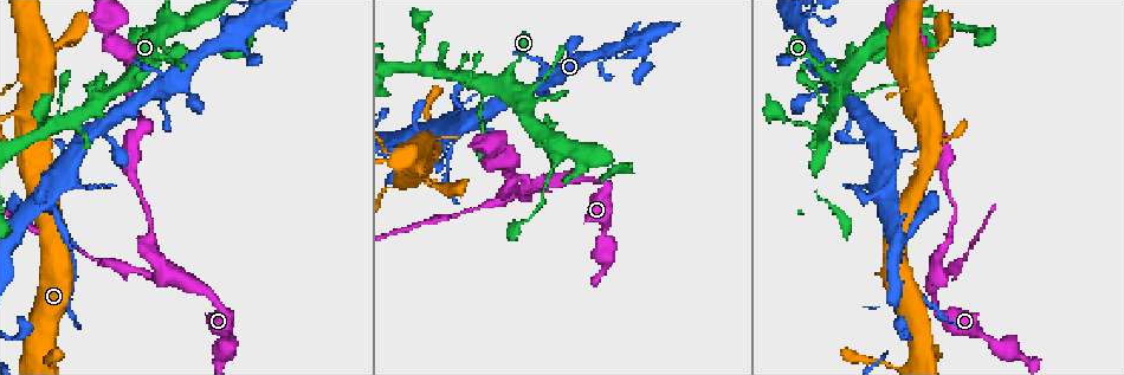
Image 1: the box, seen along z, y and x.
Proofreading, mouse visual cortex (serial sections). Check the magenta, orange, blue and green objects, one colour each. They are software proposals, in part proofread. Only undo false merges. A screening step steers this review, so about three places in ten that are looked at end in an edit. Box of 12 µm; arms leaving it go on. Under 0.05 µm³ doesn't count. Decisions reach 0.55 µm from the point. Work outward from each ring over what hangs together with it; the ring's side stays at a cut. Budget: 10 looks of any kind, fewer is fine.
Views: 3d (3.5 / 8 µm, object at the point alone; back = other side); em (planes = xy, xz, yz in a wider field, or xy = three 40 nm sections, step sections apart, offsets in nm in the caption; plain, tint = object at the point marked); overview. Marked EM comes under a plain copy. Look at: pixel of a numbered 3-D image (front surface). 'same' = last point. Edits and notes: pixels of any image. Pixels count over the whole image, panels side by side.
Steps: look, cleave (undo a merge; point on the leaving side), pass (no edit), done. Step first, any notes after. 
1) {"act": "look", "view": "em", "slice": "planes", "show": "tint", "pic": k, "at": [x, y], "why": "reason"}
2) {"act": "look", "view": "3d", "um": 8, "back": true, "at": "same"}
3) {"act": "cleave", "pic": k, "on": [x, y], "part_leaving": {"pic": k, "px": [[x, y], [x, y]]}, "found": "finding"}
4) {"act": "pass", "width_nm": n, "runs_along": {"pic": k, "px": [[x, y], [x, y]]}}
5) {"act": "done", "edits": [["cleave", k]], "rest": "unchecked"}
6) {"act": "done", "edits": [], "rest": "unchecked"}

{"act": "look", "view": "3d", "um": 3.5, "pic": 1, "at": [838, 81], "why": "sharp bend"}

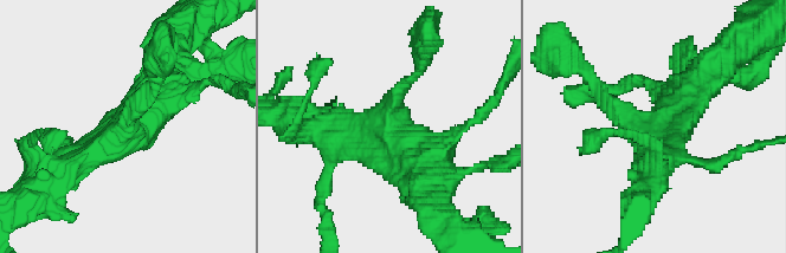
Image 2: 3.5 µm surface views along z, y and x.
{"act": "look", "view": "em", "slice": "xy", "step": 5, "show": "tint", "pic": 2, "at": [388, 126]}

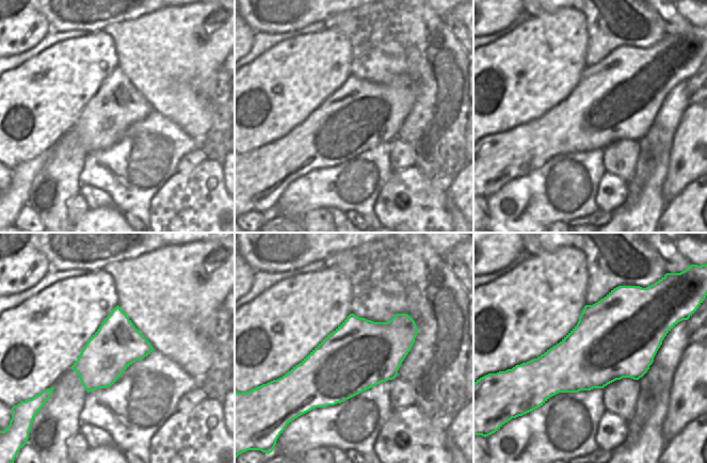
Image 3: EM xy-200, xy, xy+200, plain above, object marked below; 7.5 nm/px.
{"act": "look", "view": "em", "slice": "planes", "show": "tint", "at": "same", "why": "cut it another way"}

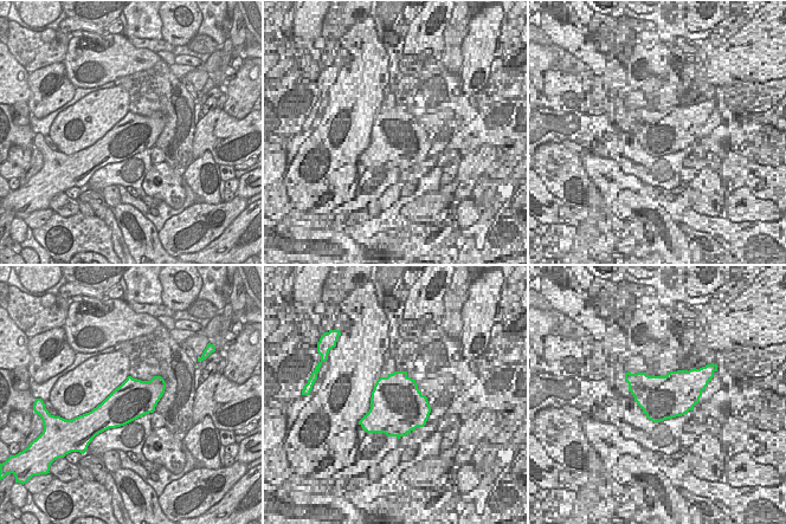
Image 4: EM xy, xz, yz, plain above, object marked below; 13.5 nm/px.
{"act": "pass", "runs_along": {"pic": 2, "px": [[418, 73], [390, 106], [390, 131], [425, 174]]}, "found": "continuous, no second cell"}

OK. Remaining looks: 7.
{"act": "look", "view": "3d", "um": 3.5, "pic": 1, "at": [25, 150], "why": "calibre changes"}

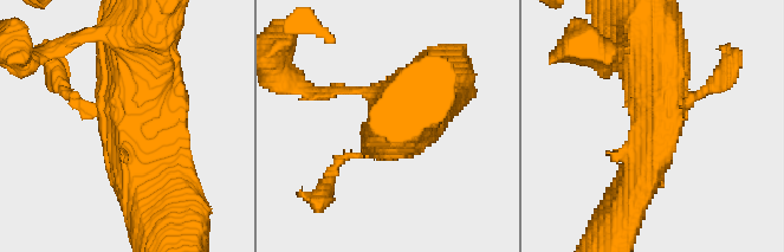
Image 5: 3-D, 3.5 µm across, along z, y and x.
{"act": "look", "view": "em", "slice": "planes", "show": "tint", "pic": 5, "at": [666, 118]}

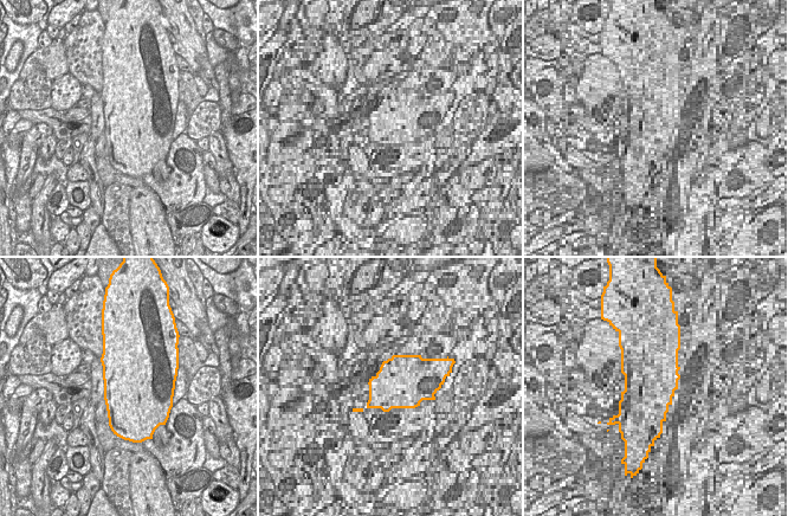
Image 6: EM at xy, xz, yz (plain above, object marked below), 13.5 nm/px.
{"act": "pass", "runs_along": {"pic": 5, "px": [[154, 193], [135, 163], [135, 37]]}, "found": "one cell here"}

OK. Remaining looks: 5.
{"act": "look", "view": "3d", "um": 3.5, "pic": 1, "at": [49, 202], "why": "narrows sharply"}

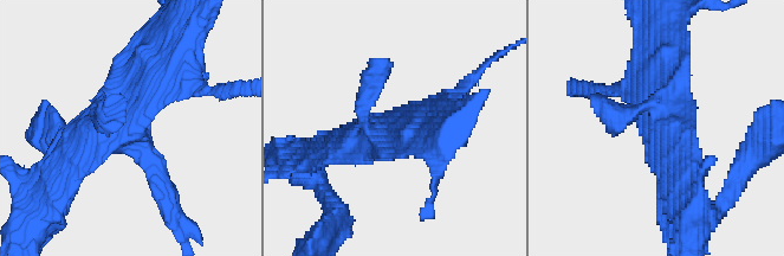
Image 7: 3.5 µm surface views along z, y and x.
{"act": "look", "view": "em", "slice": "xy", "step": 2, "show": "tint", "pic": 7, "at": [127, 128]}

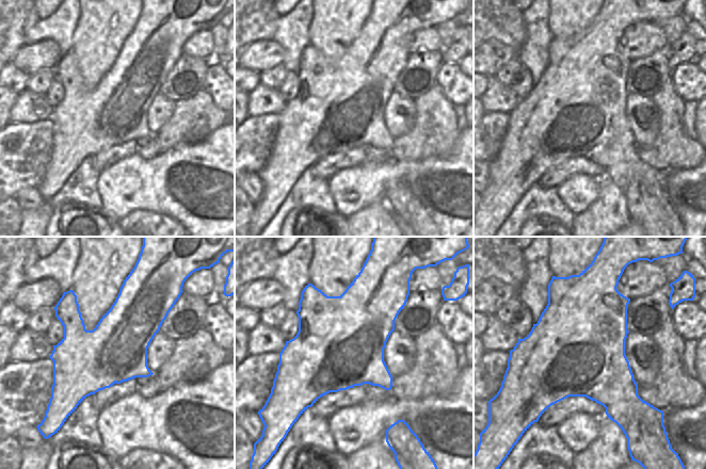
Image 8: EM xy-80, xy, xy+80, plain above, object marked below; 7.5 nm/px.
{"act": "cleave", "pic": 7, "on": [608, 89], "found": "a second cell is stuck on"}

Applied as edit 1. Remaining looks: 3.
{"act": "look", "view": "3d", "um": 3.5, "pic": 1, "at": [170, 274], "why": "side arm on a straight run"}

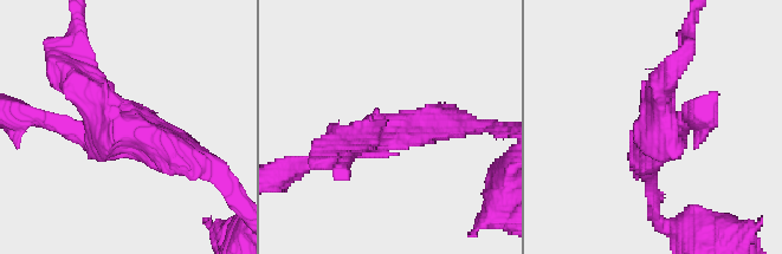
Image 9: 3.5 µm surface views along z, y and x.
{"act": "look", "view": "em", "slice": "planes", "show": "tint", "pic": 9, "at": [656, 128], "why": "now the EM"}

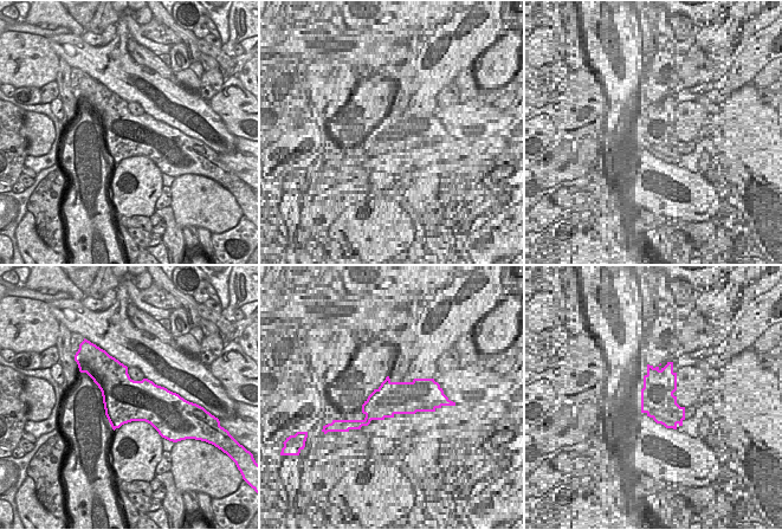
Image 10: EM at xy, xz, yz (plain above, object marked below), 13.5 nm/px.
{"act": "pass", "width_nm": 600, "runs_along": {"pic": 9, "px": [[188, 160], [123, 130], [65, 69]]}, "found": "all the same cell"}

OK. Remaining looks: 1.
{"act": "done", "edits": [["cleave", 7]], "rest": "unchecked"}

